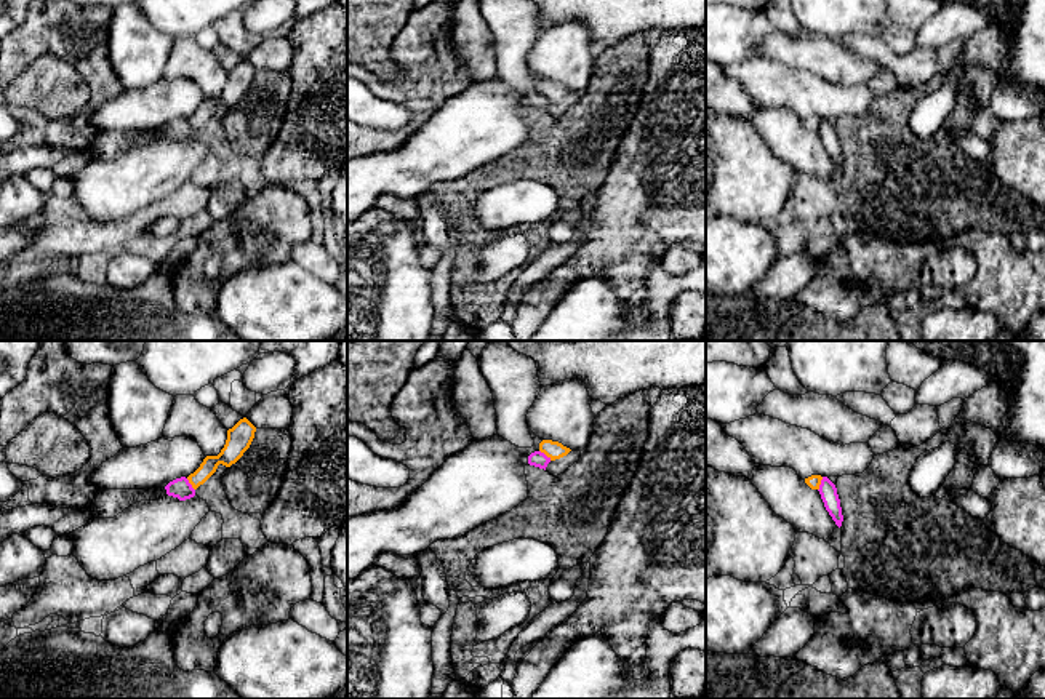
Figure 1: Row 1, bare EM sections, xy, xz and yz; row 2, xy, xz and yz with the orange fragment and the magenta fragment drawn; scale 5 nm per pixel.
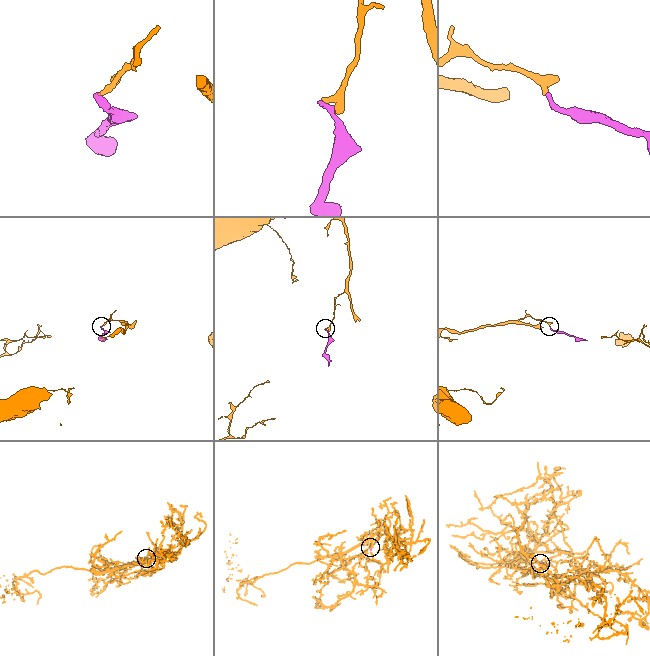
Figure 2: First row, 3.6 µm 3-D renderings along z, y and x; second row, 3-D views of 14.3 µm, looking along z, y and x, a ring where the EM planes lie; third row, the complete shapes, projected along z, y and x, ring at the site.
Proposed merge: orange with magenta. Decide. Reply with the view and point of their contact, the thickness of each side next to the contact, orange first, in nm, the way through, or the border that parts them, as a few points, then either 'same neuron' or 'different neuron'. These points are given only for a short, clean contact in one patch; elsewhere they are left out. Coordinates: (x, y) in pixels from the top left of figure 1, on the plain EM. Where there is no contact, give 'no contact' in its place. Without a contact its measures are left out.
xz (546, 96) | 90/80 nm | along xz (540, 91), (551, 101) | different neuron

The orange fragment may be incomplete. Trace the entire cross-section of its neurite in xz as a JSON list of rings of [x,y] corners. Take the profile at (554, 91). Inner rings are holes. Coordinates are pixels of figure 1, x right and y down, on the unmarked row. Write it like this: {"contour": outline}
{"contour": [[[543,82],[539,85],[539,93],[544,94],[551,102],[567,98],[571,91],[559,83]]]}

